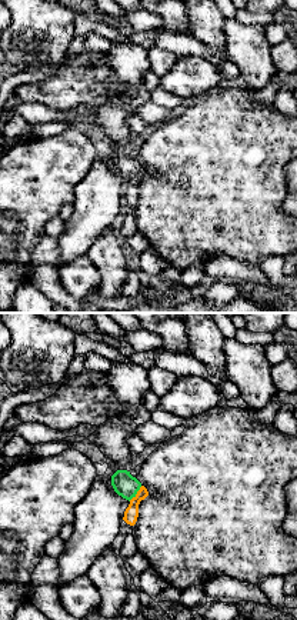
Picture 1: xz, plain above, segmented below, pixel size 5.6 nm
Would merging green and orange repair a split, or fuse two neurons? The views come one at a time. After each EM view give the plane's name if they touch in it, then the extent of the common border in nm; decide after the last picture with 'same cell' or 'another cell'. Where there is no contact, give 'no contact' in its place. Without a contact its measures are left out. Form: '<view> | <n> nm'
xz | 120 nm

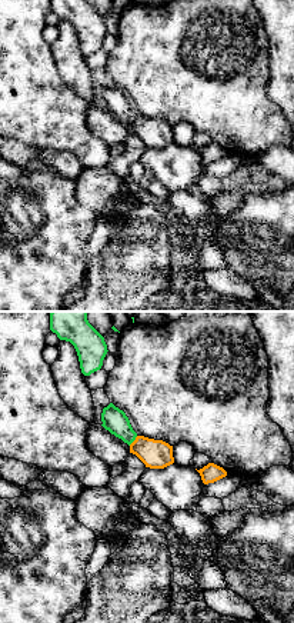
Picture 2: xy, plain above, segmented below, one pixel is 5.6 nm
xy | 80 nm

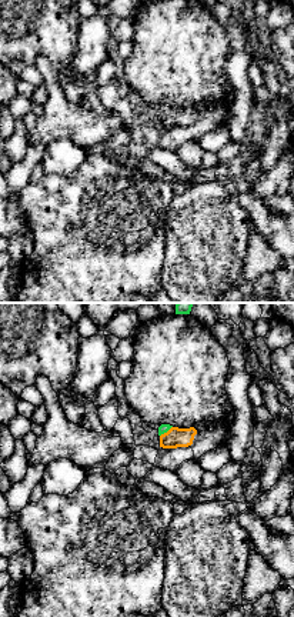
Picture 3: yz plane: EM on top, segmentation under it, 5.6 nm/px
yz | 90 nm

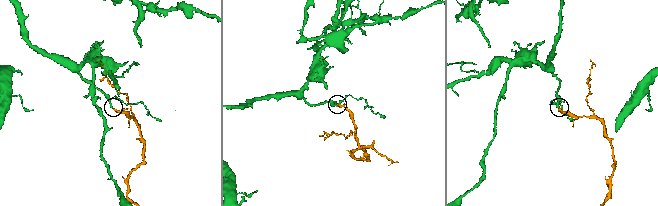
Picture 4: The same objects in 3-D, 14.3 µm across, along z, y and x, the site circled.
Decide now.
same cell

